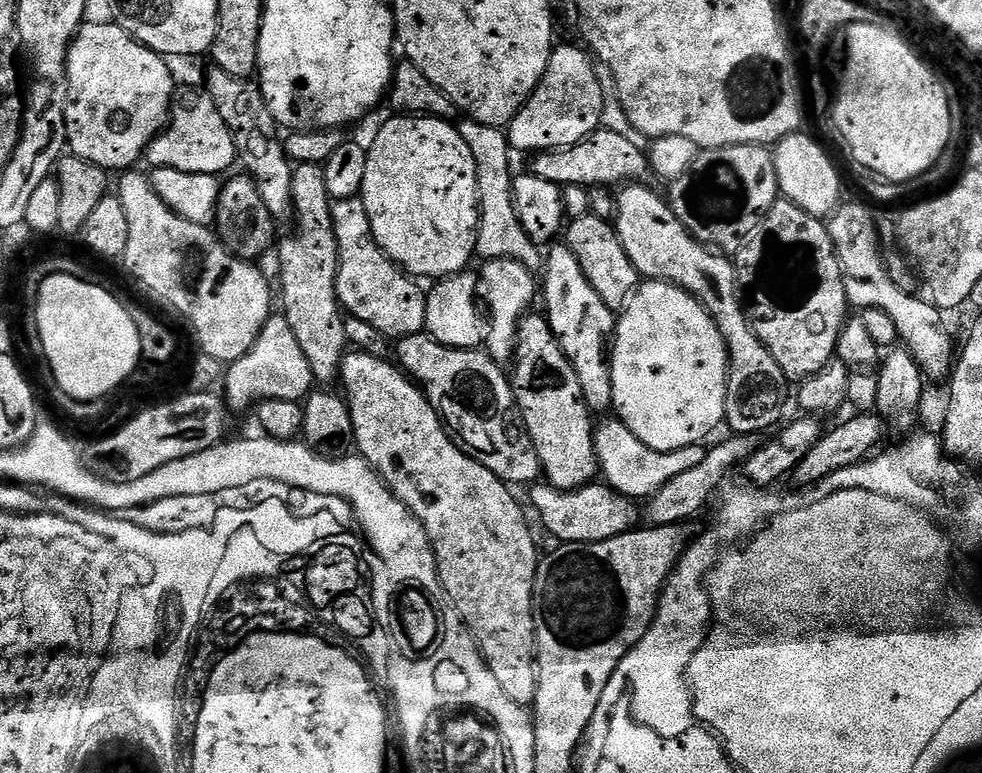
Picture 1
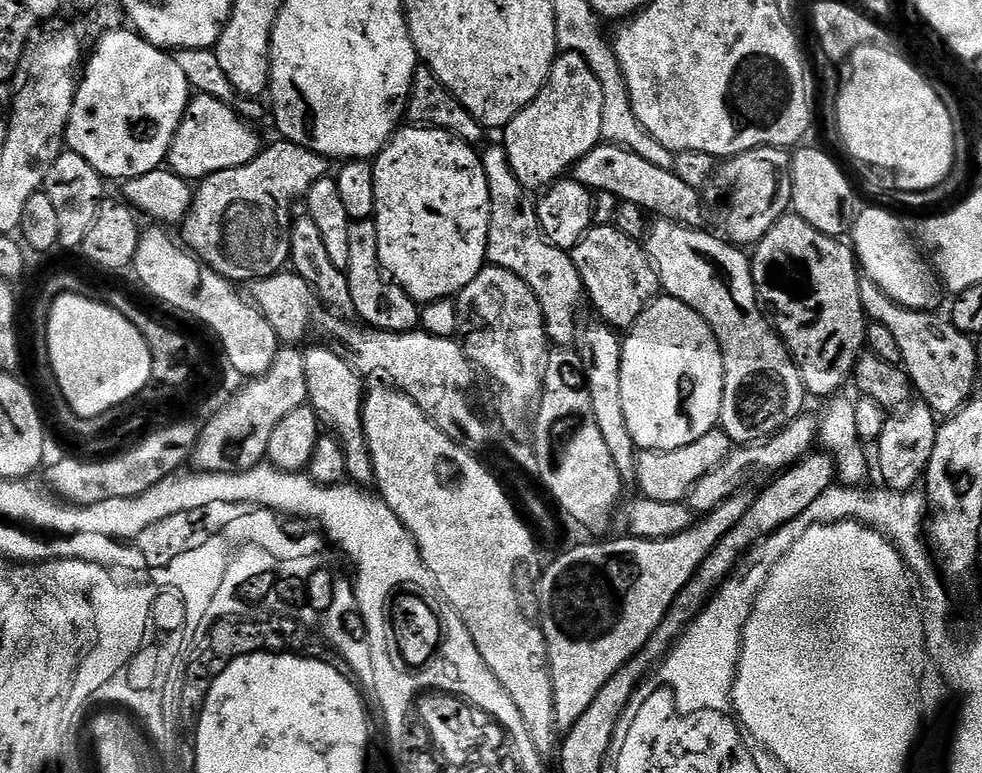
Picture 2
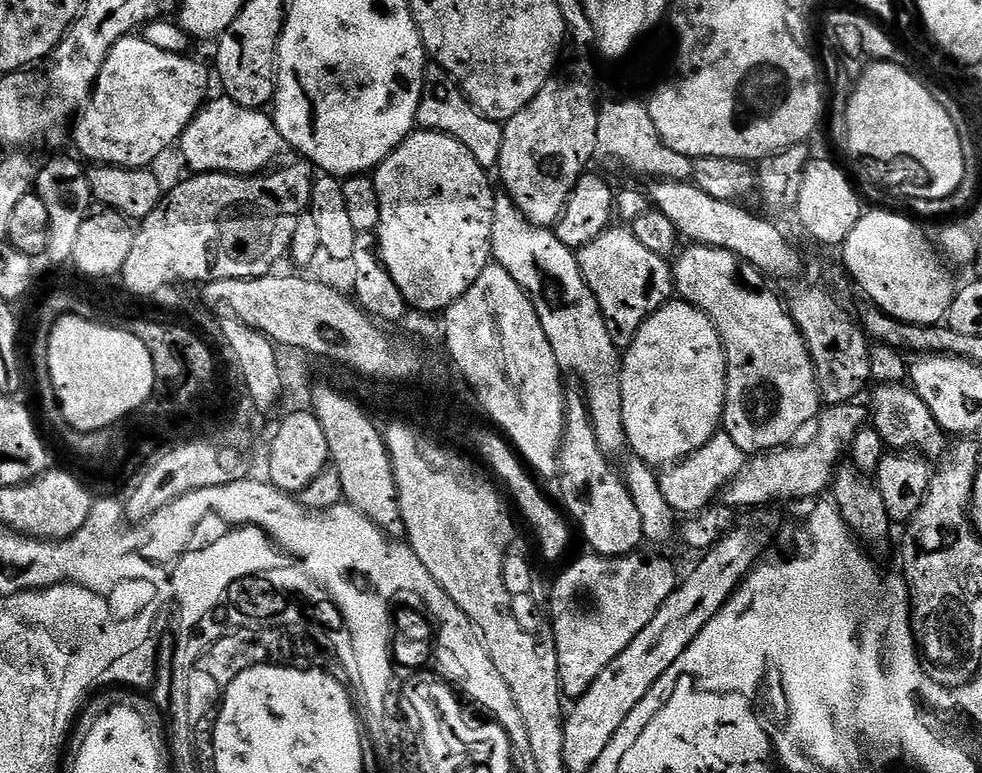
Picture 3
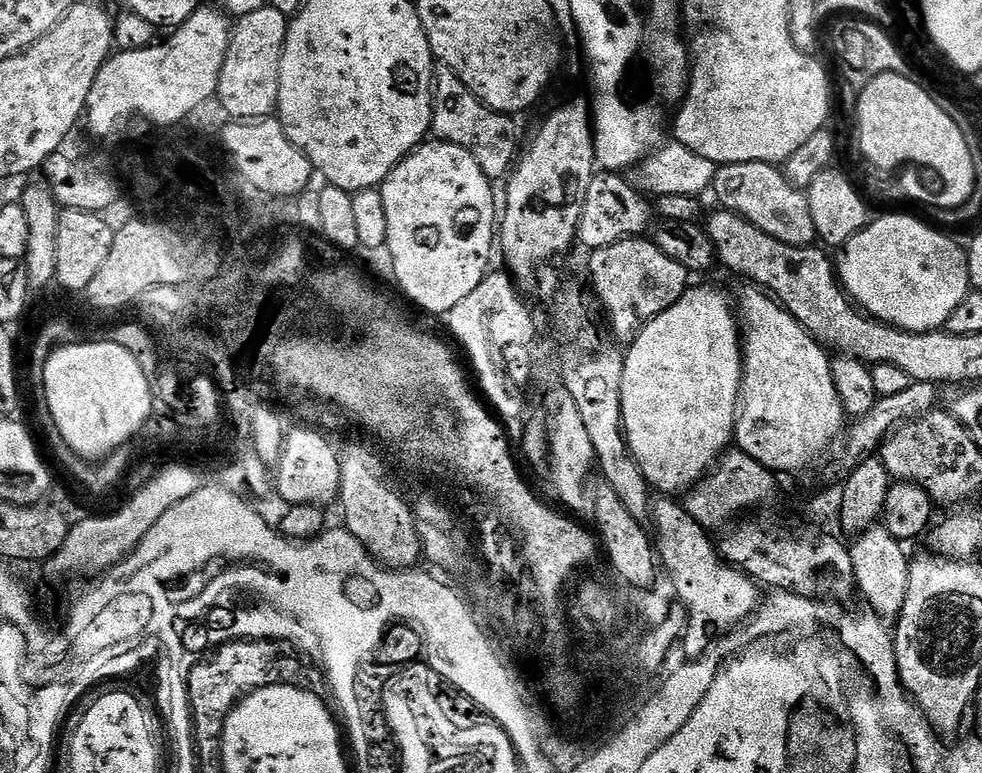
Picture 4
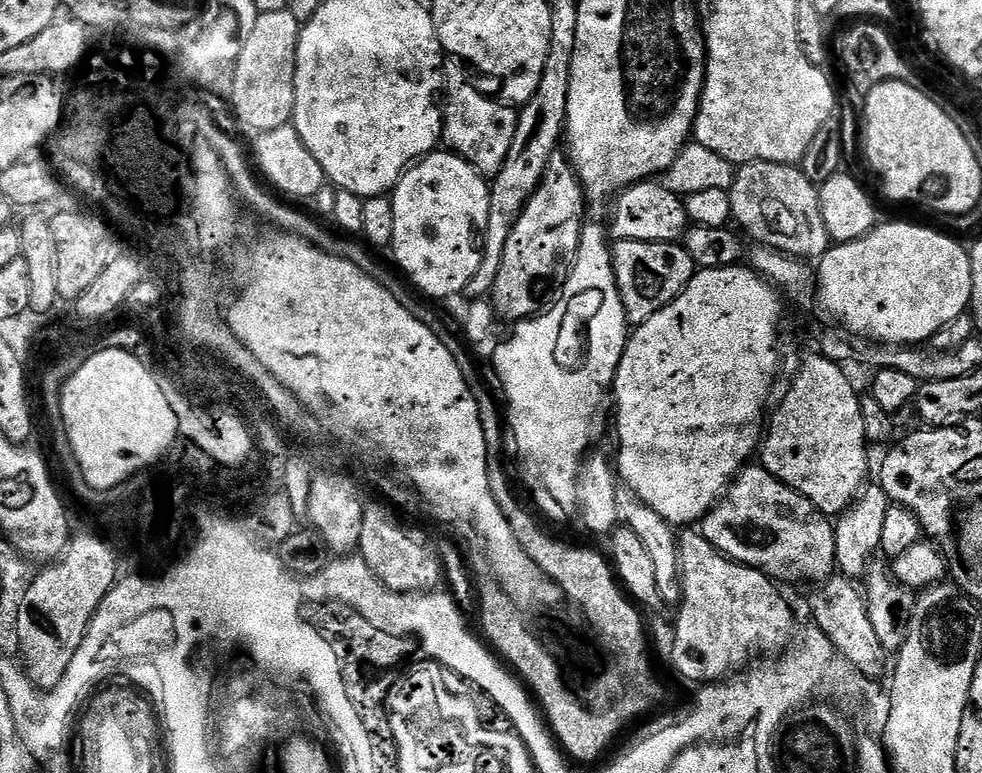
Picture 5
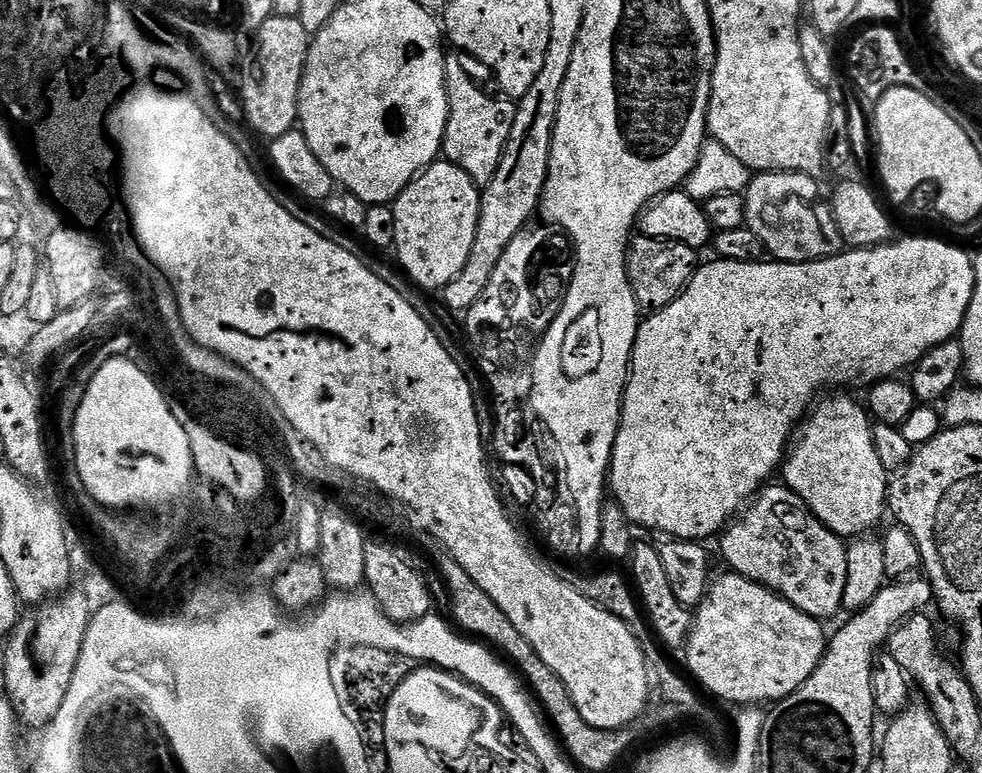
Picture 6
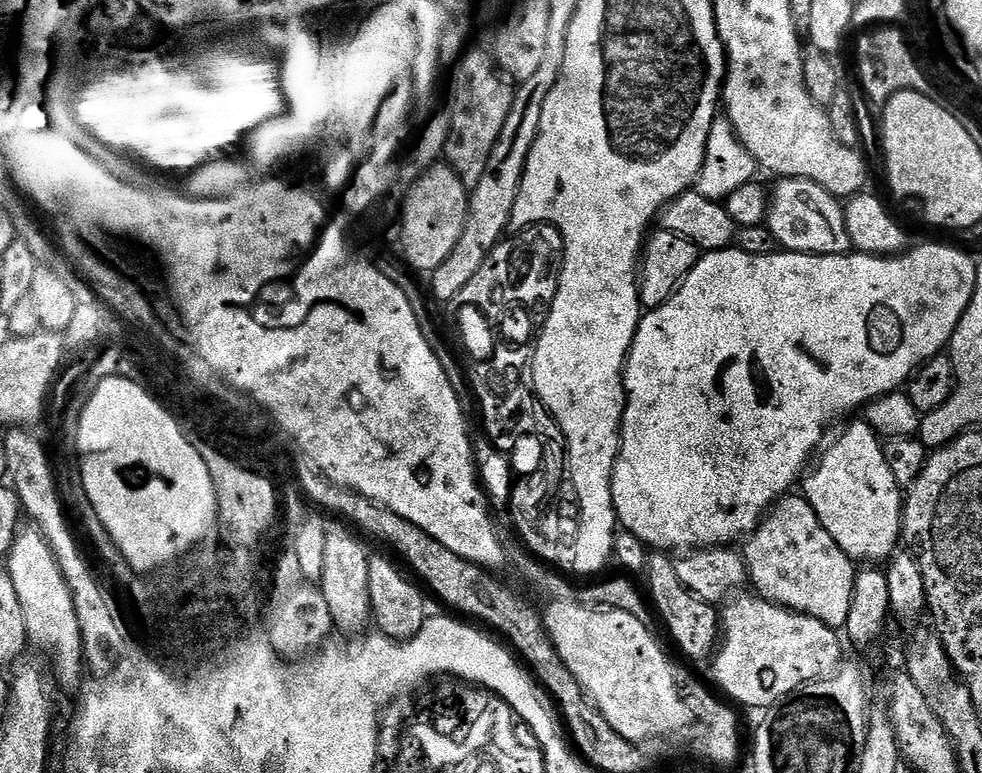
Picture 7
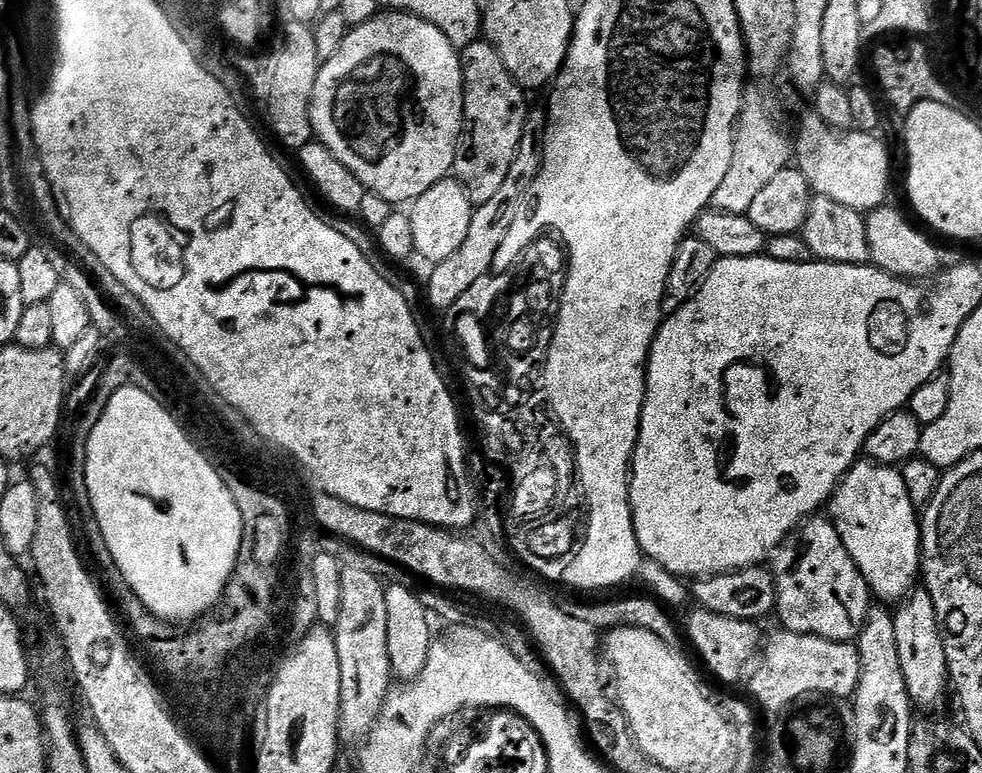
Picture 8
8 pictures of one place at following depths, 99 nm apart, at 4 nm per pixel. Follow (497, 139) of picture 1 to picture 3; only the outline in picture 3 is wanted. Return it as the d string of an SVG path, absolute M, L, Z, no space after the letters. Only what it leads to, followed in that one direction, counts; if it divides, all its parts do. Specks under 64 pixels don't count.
M506 194L497 195L494 202L494 222L490 230L490 246L492 260L530 298L534 310L538 314L538 322L542 322L542 330L546 330L546 338L550 342L550 350L554 350L554 358L565 373L573 372L580 379L579 387L588 405L588 417L594 426L594 438L598 438L598 450L609 458L623 457L628 448L628 435L624 429L622 418L622 386L620 385L621 353L614 346L610 334L606 334L606 322L602 318L602 310L590 290L586 286L586 278L582 278L582 270L576 261L576 252L568 248L556 236L551 227L539 228L531 224L518 210L515 202Z

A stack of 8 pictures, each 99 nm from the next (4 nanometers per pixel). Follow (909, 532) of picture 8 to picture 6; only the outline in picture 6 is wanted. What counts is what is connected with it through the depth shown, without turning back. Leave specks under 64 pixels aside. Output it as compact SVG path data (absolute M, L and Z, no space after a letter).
M832 396L829 400L823 400L821 399L811 409L810 415L803 421L802 431L799 433L800 441L798 441L798 436L787 453L782 465L783 483L791 492L796 492L798 498L802 498L802 502L806 502L808 509L835 536L841 538L863 537L865 534L871 533L871 528L883 516L886 516L890 474L882 466L882 461L878 459L878 450L874 450L874 438L872 437L874 424L865 405L861 401L859 404L858 401L851 400L848 396Z

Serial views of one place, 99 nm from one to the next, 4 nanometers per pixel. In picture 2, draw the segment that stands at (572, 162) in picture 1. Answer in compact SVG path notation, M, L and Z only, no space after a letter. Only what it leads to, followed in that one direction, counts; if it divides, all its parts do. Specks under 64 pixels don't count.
M599 143L590 150L574 167L574 179L582 186L591 188L593 193L609 192L617 201L634 202L645 214L661 220L673 220L687 228L700 228L702 224L702 196L697 189L686 186L671 168L654 166L639 154L613 144Z

